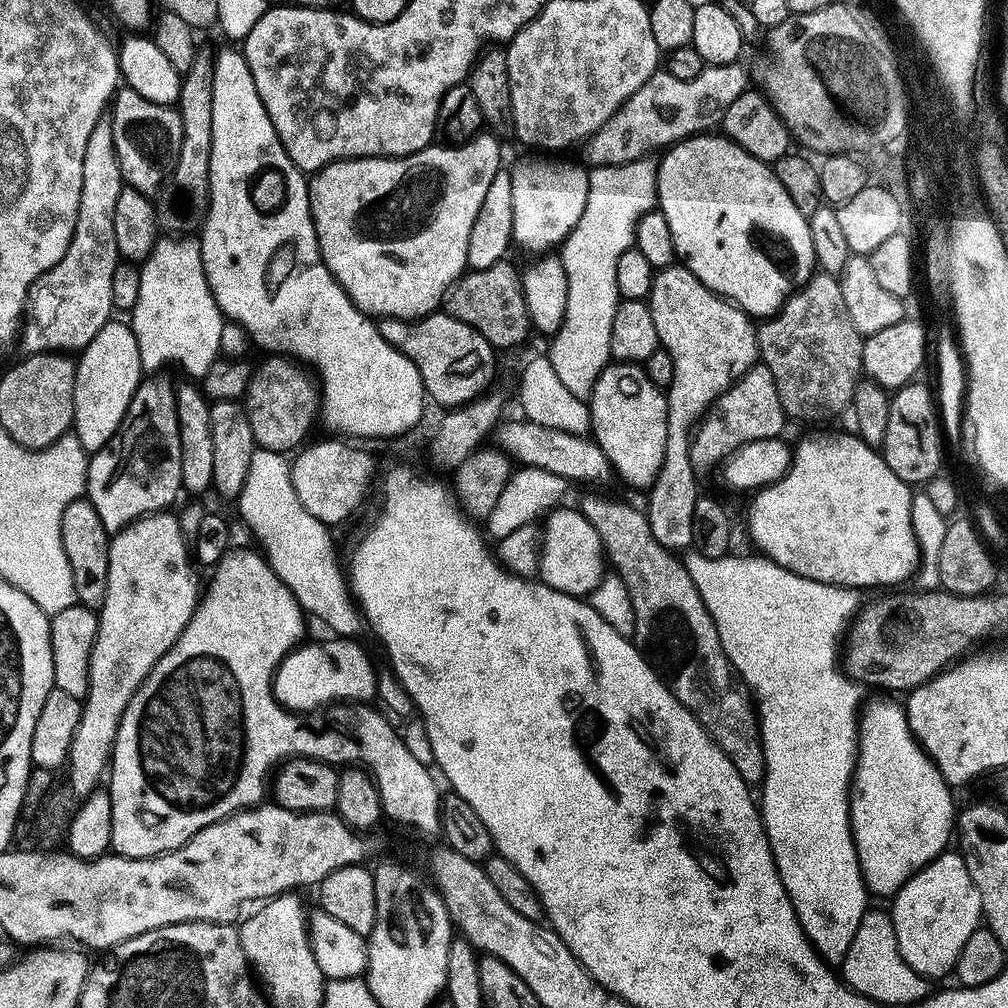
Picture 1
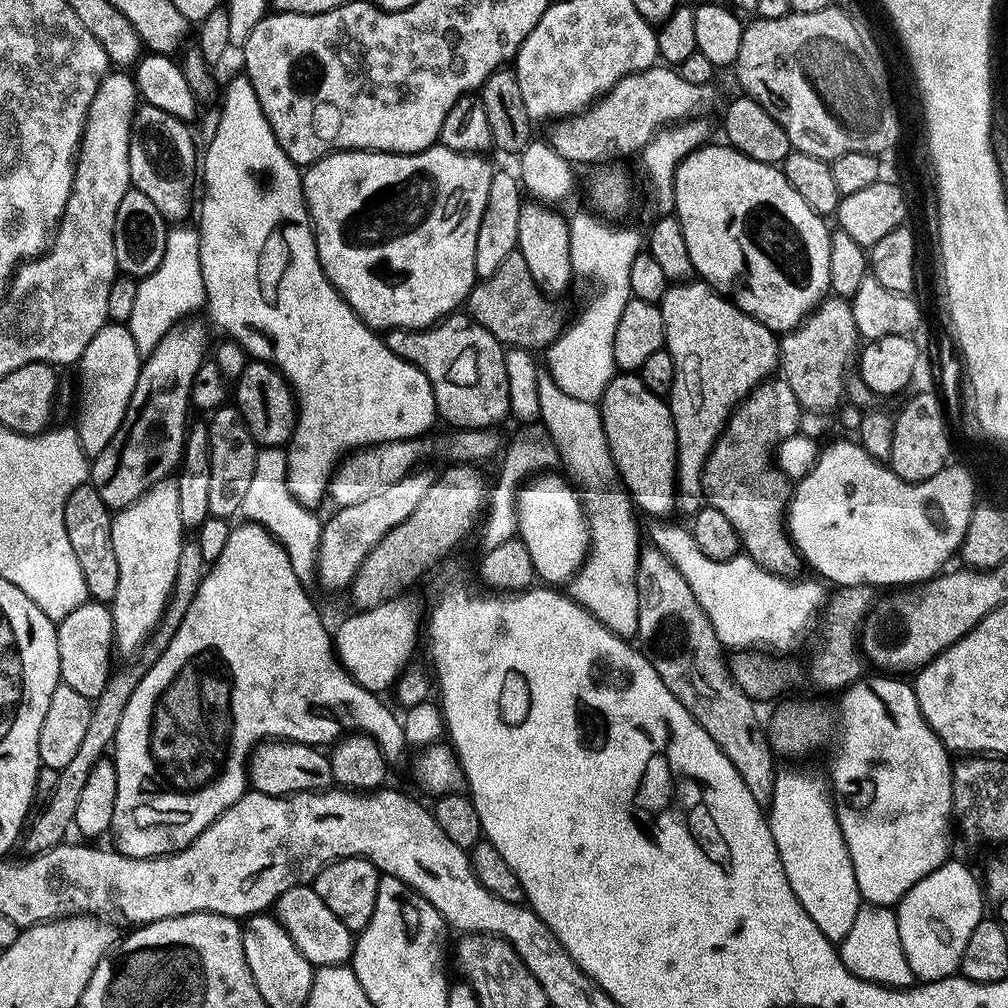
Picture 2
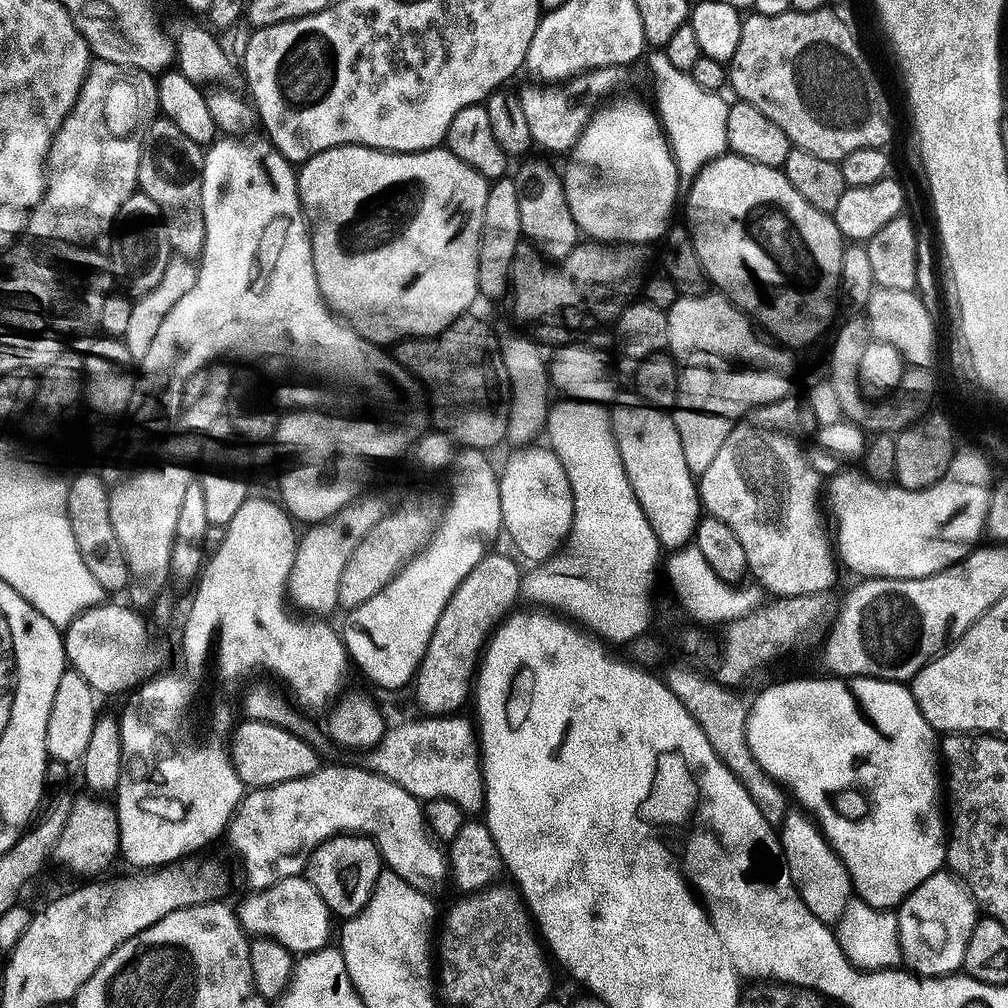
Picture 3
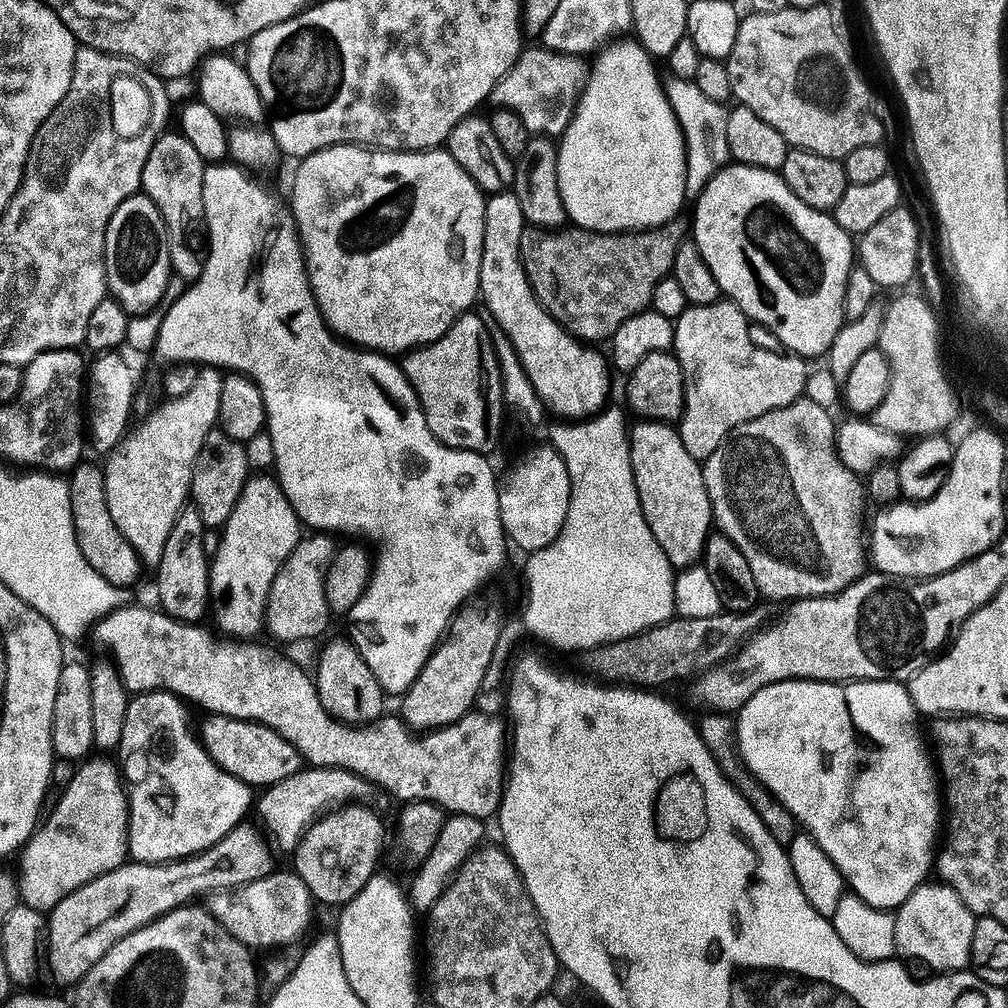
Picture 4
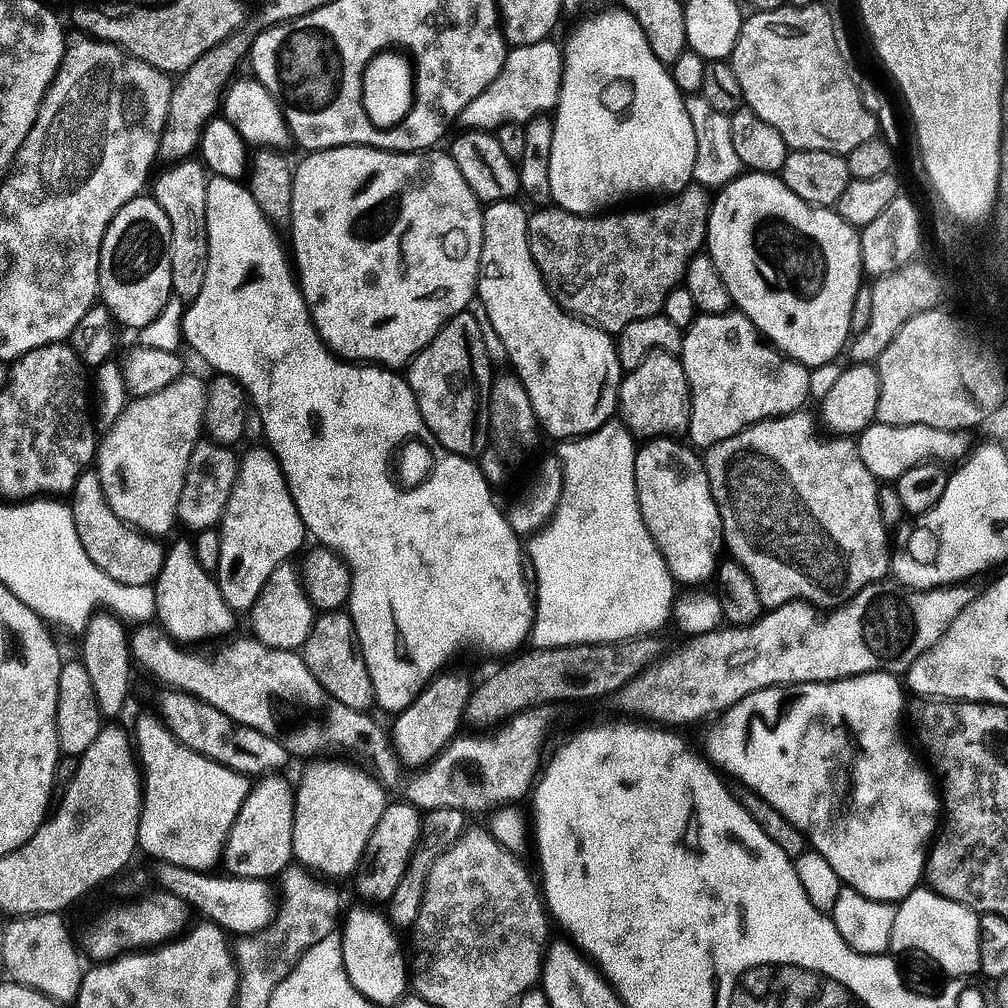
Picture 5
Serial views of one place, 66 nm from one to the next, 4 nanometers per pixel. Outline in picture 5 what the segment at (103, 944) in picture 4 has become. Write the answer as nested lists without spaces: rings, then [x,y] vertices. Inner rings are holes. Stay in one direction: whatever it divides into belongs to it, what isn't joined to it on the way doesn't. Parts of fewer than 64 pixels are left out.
[[[269,774],[251,785],[246,802],[224,844],[222,868],[227,875],[236,876],[240,880],[272,882],[283,877],[287,868],[293,867],[296,795],[293,785],[288,785],[284,778],[280,774]]]

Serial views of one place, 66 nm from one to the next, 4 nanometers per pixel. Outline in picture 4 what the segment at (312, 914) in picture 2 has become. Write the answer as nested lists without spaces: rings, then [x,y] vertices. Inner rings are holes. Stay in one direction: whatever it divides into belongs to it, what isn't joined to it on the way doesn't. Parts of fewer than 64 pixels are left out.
[[[273,871],[271,876],[262,878],[258,882],[250,882],[241,888],[231,888],[229,892],[213,892],[207,901],[206,907],[212,913],[213,918],[218,921],[238,942],[245,944],[249,950],[256,948],[272,948],[268,950],[284,950],[295,940],[300,940],[308,932],[312,924],[312,907],[314,901],[306,882],[296,875],[295,871],[280,872]]]

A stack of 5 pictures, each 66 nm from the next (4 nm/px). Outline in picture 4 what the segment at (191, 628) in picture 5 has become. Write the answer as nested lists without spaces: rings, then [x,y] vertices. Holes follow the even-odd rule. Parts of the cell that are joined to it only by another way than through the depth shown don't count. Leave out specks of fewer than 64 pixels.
[[[194,506],[185,507],[170,532],[162,554],[158,572],[158,596],[161,609],[181,623],[201,623],[211,605],[210,558],[205,552],[205,534],[208,531]]]

